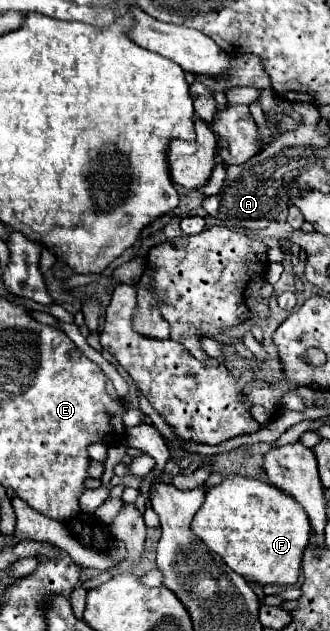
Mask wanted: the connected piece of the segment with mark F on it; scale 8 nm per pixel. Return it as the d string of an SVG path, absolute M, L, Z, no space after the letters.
M227 476L221 484L209 488L205 502L191 522L191 530L201 538L213 552L217 552L223 562L237 574L241 574L249 584L293 586L299 580L299 568L303 560L303 550L309 542L309 518L307 512L291 496L277 490L267 482L245 476Z

